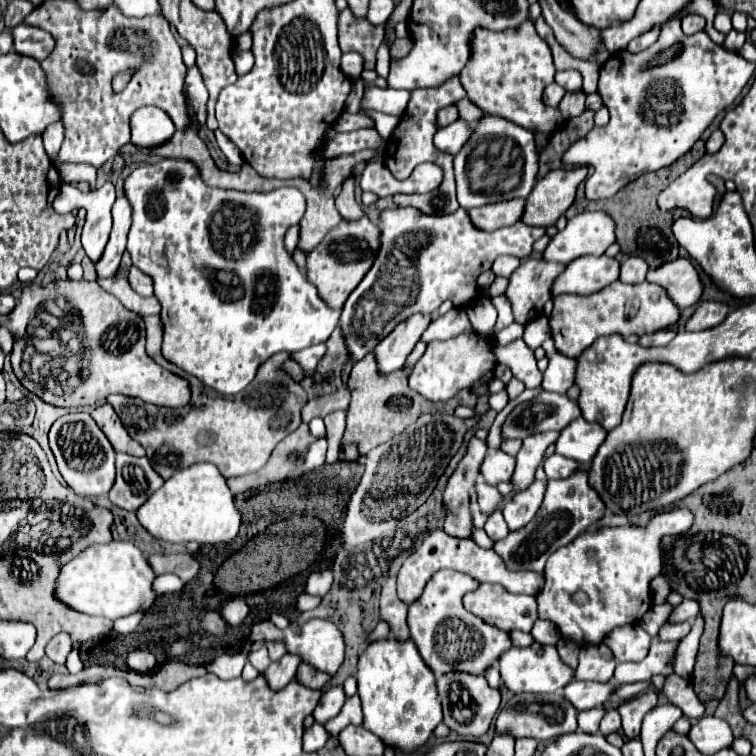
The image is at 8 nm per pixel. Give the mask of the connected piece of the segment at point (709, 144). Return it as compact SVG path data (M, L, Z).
M717 128L705 143L705 149L709 154L716 153L724 143L724 135L722 131Z

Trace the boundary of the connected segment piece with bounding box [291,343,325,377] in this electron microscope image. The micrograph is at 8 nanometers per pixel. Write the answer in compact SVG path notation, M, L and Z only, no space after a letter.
M325 343L295 351L295 353L291 353L291 359L301 365L301 369L307 373L307 377L313 377L315 375L315 367L317 367L317 363L319 363L319 359L323 355L325 355Z

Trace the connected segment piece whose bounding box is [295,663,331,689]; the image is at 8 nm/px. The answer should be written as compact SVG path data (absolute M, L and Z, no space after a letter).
M301 663L299 669L297 669L295 679L297 679L301 685L305 685L307 689L321 689L331 677L325 675L325 673L317 673L317 671L313 671L313 667L307 667L305 663Z

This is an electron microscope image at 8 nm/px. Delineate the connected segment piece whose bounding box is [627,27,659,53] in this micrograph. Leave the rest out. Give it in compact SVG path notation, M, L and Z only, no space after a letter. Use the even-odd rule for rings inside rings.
M655 27L655 29L651 29L651 31L647 31L647 35L641 35L641 37L637 37L637 39L633 39L633 41L629 43L629 47L627 47L627 51L629 51L629 53L639 53L639 51L643 51L643 49L647 49L647 47L651 47L651 45L655 43L655 39L657 39L657 35L659 35L659 27Z

